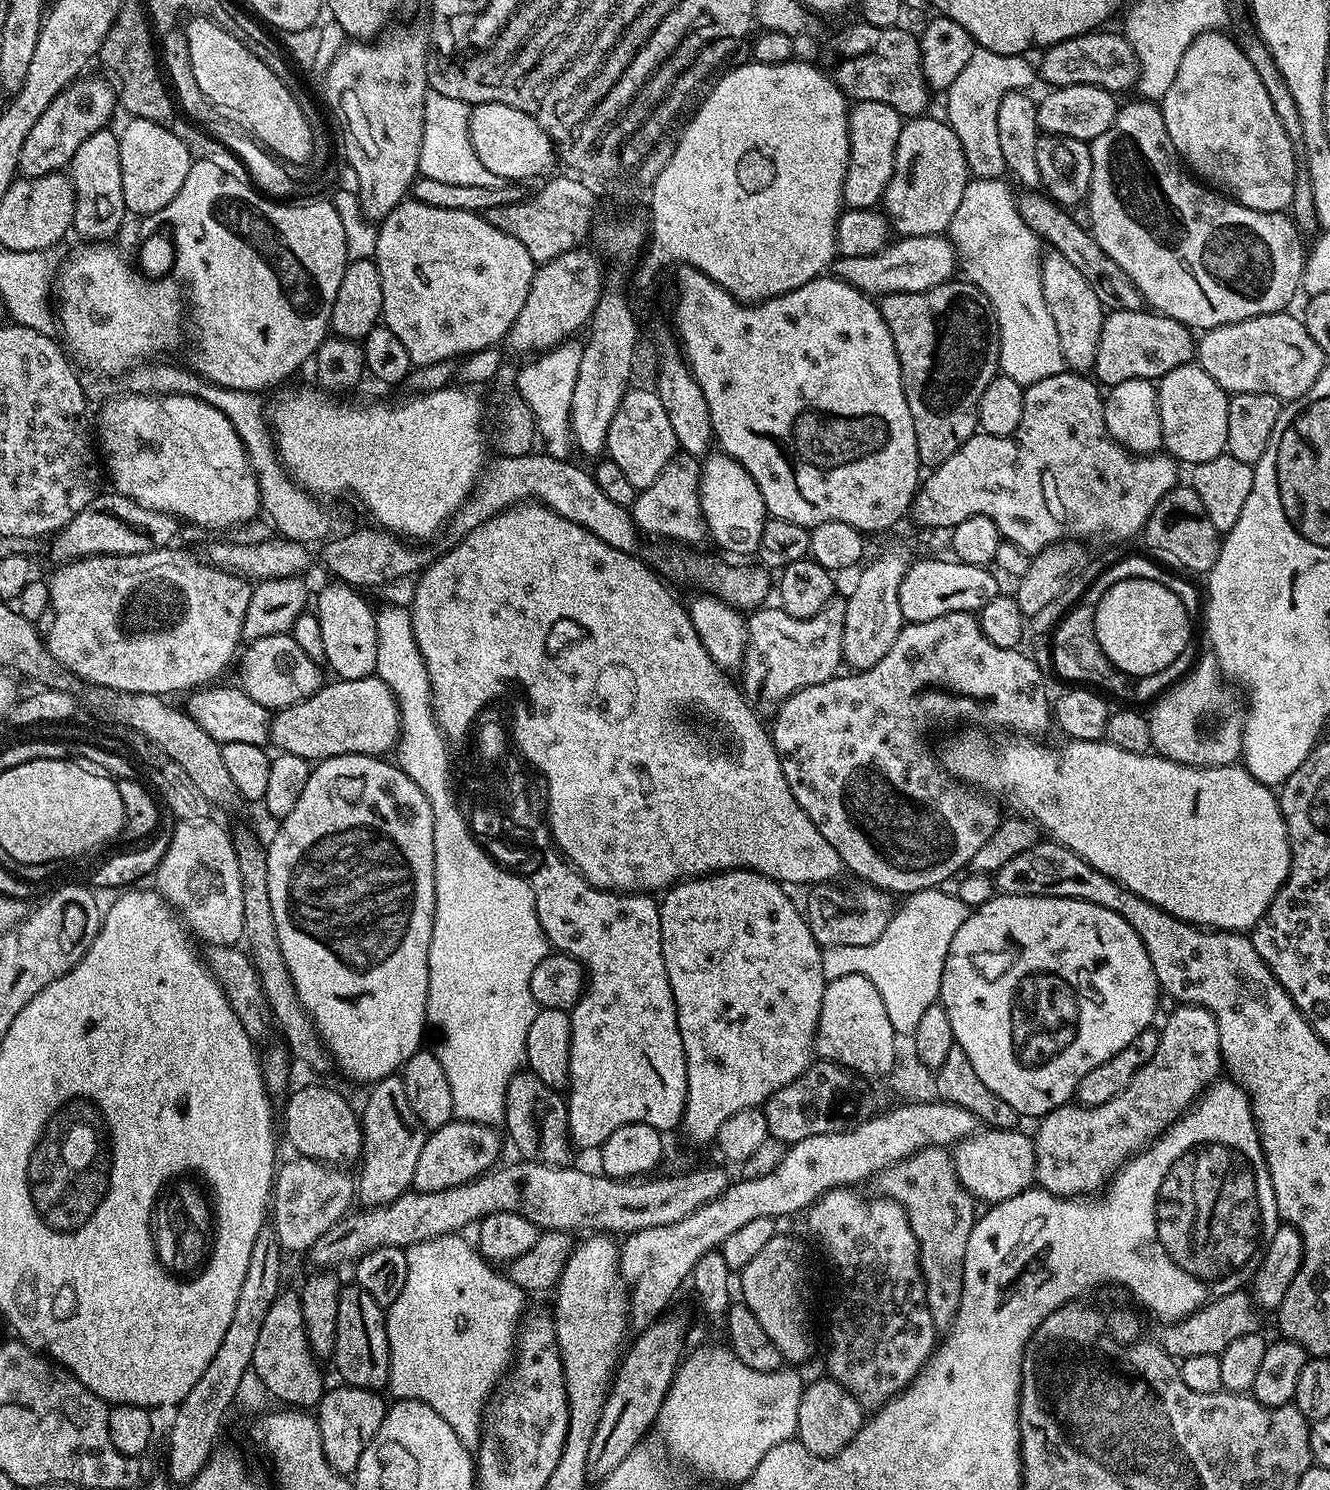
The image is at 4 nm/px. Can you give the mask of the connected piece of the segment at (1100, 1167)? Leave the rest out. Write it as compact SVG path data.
M1180 1004L1174 1014L1167 1016L1163 1022L1165 1024L1164 1028L1159 1029L1160 1041L1158 1050L1154 1050L1154 1058L1150 1058L1150 1062L1146 1062L1134 1078L1130 1078L1130 1086L1126 1086L1126 1090L1110 1098L1110 1102L1102 1102L1102 1106L1093 1108L1069 1102L1039 1121L1040 1129L1034 1132L1036 1184L1043 1191L1069 1198L1084 1198L1099 1193L1137 1152L1144 1151L1153 1140L1159 1138L1216 1083L1222 1072L1222 1061L1218 1022L1210 1010L1199 1008L1196 1004Z

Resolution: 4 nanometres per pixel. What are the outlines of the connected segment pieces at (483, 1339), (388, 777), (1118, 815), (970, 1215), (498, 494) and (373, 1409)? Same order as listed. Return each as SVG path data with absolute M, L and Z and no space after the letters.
M460 1234L438 1236L412 1244L406 1250L406 1270L408 1271L406 1286L402 1286L402 1294L398 1294L394 1303L387 1305L386 1308L388 1353L390 1354L388 1388L390 1392L393 1392L393 1397L396 1400L417 1400L430 1406L430 1410L434 1410L434 1414L442 1414L442 1418L446 1418L446 1422L450 1422L450 1430L454 1430L454 1434L458 1434L460 1441L472 1450L480 1443L482 1417L486 1411L486 1401L493 1395L494 1389L501 1383L502 1377L509 1371L510 1365L513 1363L518 1325L526 1311L526 1305L524 1305L526 1293L513 1280L508 1279L507 1275L500 1273L499 1276L498 1273L492 1272L493 1265L485 1260L473 1245L471 1248L463 1240L464 1238Z
M331 756L328 760L321 760L313 767L310 778L306 782L306 790L302 790L302 798L290 810L290 814L285 820L279 821L276 837L272 841L267 841L268 849L268 877L270 878L270 902L274 909L274 923L278 926L278 946L282 946L282 958L286 958L286 970L290 970L290 978L294 978L294 990L302 1002L302 1006L308 1012L308 1017L314 1022L316 1033L320 1035L321 1042L328 1050L328 1055L332 1057L333 1065L341 1068L352 1080L361 1080L365 1086L371 1086L376 1081L387 1076L399 1073L406 1061L416 1052L421 1051L428 1023L428 959L430 958L430 942L432 941L432 931L434 930L434 914L436 913L436 891L434 890L434 814L430 810L430 802L410 778L395 763L378 756Z
M972 726L969 732L958 733L945 746L942 767L949 777L959 778L968 786L975 785L977 789L996 798L1008 796L1009 802L1020 811L1017 813L1023 814L1043 831L1045 828L1055 843L1066 846L1071 852L1081 856L1094 870L1112 877L1126 890L1138 894L1138 898L1158 906L1174 918L1218 932L1247 933L1264 917L1270 902L1276 897L1276 891L1286 882L1288 868L1292 864L1292 851L1288 848L1288 831L1280 813L1280 801L1277 793L1269 785L1258 782L1243 766L1227 764L1221 768L1192 768L1189 764L1165 760L1159 754L1122 750L1118 746L1099 740L1068 740L1061 748L1052 749L1048 749L1044 744L1036 744L1040 742L1032 738L1008 738L1012 740L995 744L984 732L987 731Z
M924 1148L920 1152L915 1152L913 1156L907 1156L904 1160L899 1160L898 1163L890 1165L888 1168L883 1168L881 1172L876 1173L874 1177L874 1185L881 1197L894 1201L895 1204L901 1204L906 1210L906 1214L910 1218L910 1228L914 1230L916 1241L920 1247L920 1269L924 1275L924 1285L926 1286L926 1306L930 1306L930 1318L934 1322L934 1326L938 1330L947 1330L951 1328L956 1311L960 1305L960 1295L962 1294L962 1278L964 1277L964 1259L966 1258L966 1242L970 1242L970 1230L976 1225L978 1219L977 1201L969 1192L962 1186L962 1182L956 1173L956 1167L952 1161L949 1149L947 1148Z
M525 454L523 456L501 455L485 467L475 488L468 495L468 501L449 518L442 532L445 545L456 544L466 534L470 534L482 522L494 518L507 508L514 508L521 502L545 504L562 518L580 524L593 532L602 542L614 546L623 552L635 553L642 541L642 533L632 520L631 511L606 498L602 490L598 490L598 482L591 471L583 472L571 459L556 460L547 454Z
M329 1387L314 1409L318 1434L322 1438L322 1454L335 1472L355 1473L362 1450L374 1438L386 1411L386 1403L379 1391L370 1388Z

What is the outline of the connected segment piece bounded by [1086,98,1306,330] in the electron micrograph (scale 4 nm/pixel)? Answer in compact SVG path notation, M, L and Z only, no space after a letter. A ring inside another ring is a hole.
M1136 98L1133 104L1128 104L1125 108L1123 105L1117 111L1111 126L1097 140L1091 141L1090 147L1092 149L1092 177L1086 201L1092 219L1090 235L1098 242L1098 246L1102 246L1102 250L1106 250L1106 254L1110 254L1110 258L1114 258L1114 262L1118 262L1118 266L1122 266L1122 270L1126 270L1126 274L1130 274L1134 286L1138 286L1138 290L1144 295L1145 305L1151 311L1158 312L1161 316L1174 318L1193 330L1207 330L1223 324L1258 318L1271 312L1285 311L1289 307L1288 303L1295 298L1296 291L1298 293L1301 291L1306 244L1304 248L1303 242L1300 241L1302 233L1296 227L1291 215L1284 212L1250 210L1189 175L1180 157L1177 156L1175 148L1172 147L1170 138L1166 134L1166 122L1155 103Z

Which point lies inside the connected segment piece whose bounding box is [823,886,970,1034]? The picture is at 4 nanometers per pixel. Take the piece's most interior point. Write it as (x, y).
(906, 965)

